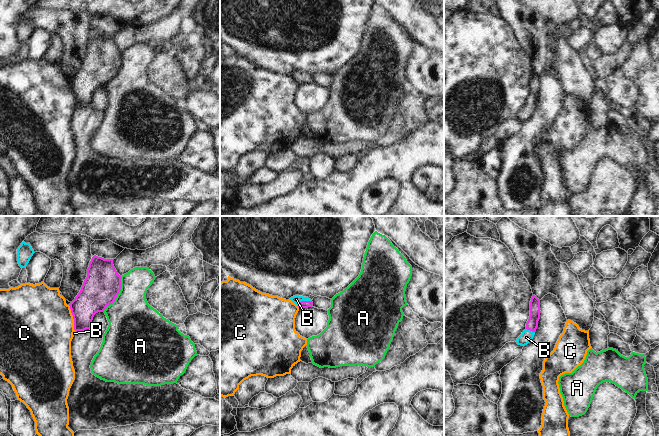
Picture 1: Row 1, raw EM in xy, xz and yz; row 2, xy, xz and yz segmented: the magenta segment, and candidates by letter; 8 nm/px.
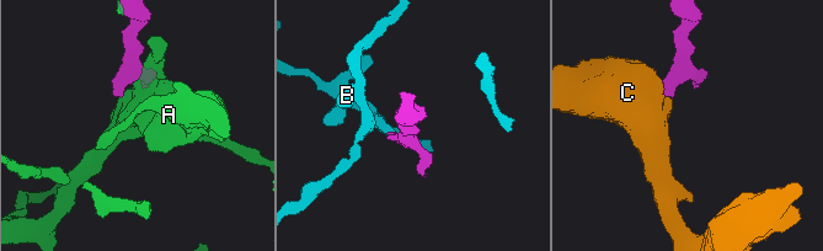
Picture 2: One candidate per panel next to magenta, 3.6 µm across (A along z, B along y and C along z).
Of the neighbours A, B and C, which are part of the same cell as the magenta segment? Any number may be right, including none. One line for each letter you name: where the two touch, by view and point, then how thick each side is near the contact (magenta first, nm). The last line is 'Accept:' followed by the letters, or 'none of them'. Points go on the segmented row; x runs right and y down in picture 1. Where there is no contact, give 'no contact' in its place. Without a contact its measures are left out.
B: contact xz (304, 301); calibres 60 and 70 nm
Accept: B

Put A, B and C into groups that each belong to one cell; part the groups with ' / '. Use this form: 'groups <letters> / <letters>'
groups A / B / C

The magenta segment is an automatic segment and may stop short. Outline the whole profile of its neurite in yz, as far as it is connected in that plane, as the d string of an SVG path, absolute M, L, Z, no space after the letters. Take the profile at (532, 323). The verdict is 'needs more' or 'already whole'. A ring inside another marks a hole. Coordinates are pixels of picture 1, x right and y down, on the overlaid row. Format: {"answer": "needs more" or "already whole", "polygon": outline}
{"answer": "needs more", "polygon": "M533 295L530 301L530 316L526 323L526 329L516 340L518 345L525 346L532 341L538 327L540 313L540 300Z"}

